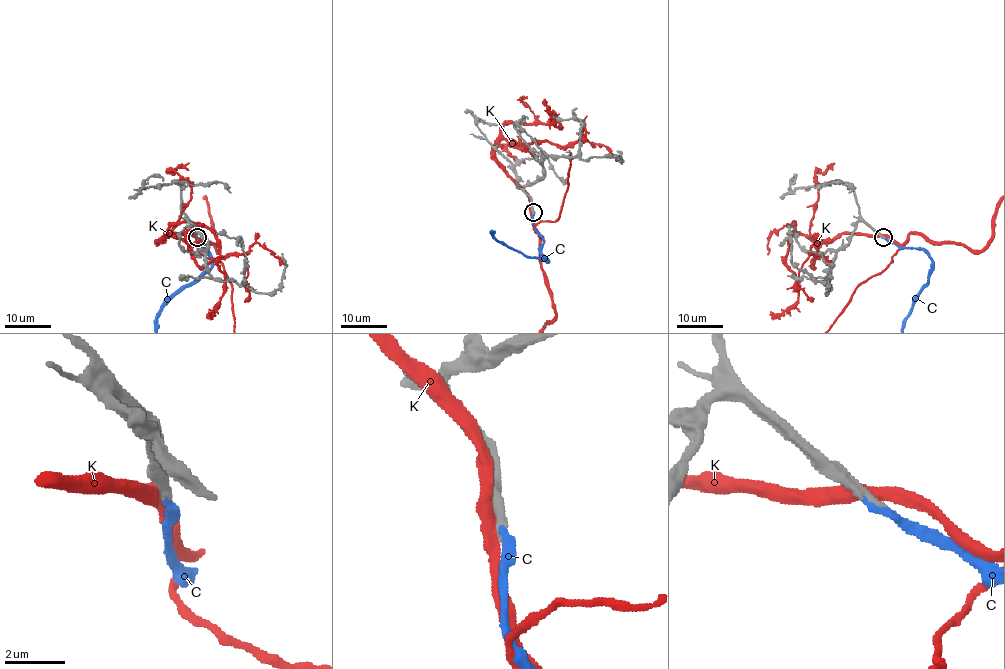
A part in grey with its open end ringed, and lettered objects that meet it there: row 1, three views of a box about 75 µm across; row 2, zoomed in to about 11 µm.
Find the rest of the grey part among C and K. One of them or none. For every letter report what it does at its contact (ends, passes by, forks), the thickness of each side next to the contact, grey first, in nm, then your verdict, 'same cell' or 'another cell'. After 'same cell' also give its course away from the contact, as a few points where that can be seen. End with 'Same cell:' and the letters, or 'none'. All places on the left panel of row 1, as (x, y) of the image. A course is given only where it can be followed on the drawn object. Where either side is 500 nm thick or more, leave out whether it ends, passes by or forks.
C: it ends; calibres 360 and 260 nm; same cell
K: it passes by; calibres 480 and 440 nm; another cell
Same cell: C

